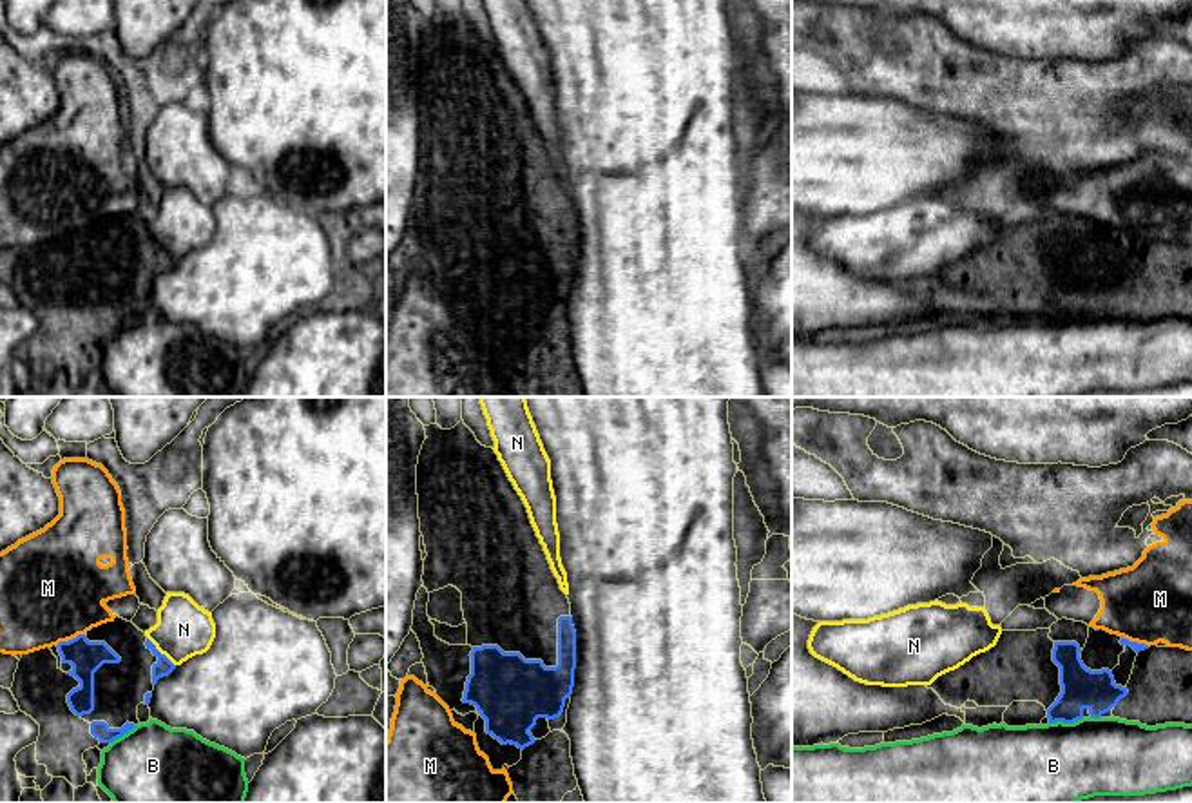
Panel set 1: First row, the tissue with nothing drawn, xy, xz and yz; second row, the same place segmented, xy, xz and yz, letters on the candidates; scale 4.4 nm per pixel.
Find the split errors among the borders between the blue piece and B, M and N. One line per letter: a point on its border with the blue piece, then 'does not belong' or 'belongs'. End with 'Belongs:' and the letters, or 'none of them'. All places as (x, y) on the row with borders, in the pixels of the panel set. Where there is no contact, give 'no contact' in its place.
B: meets blue in yz at (1066, 722); does not belong
M: meets blue in yz at (1136, 642); does not belong
N: meets blue in xy at (158, 651); does not belong
Belongs: none of them

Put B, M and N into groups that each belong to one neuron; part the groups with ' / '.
B / M / N

